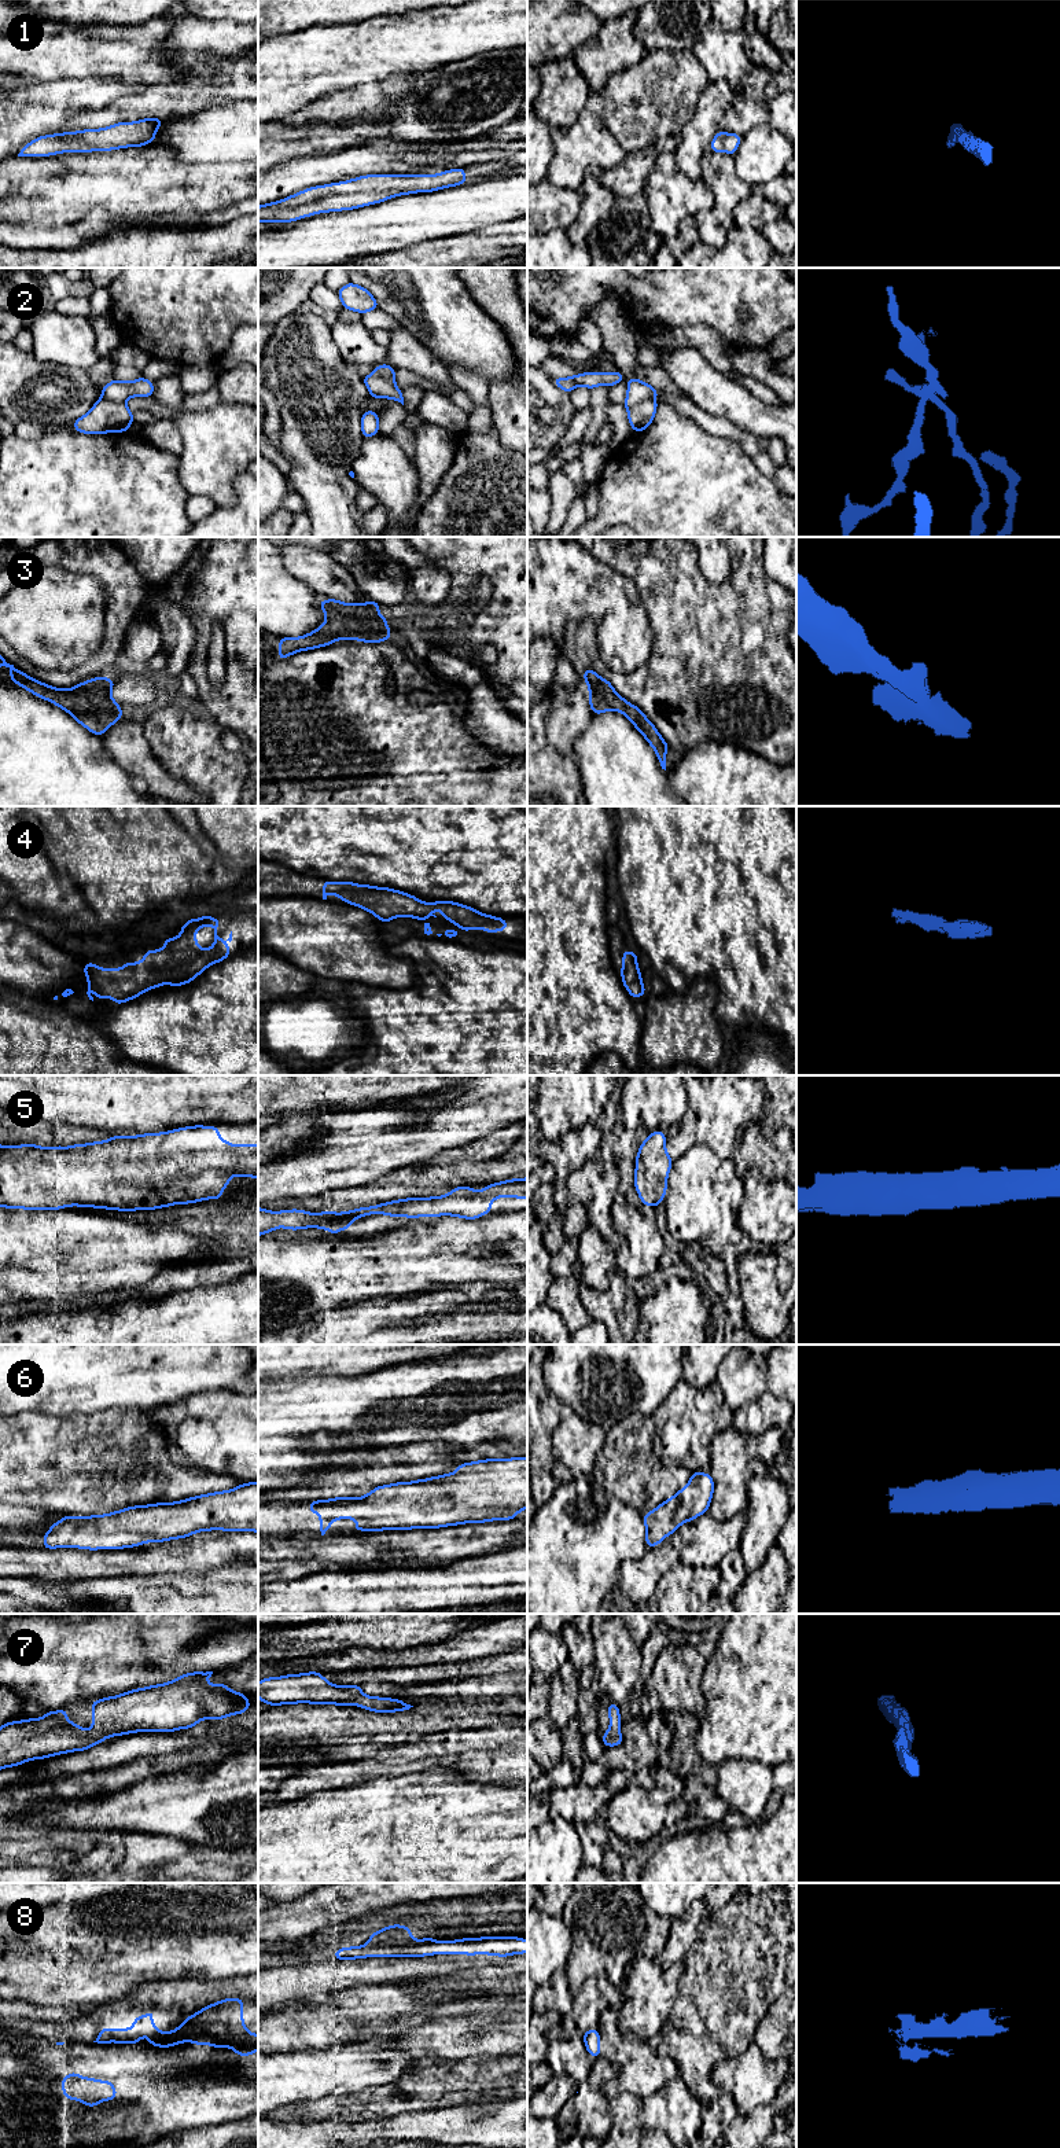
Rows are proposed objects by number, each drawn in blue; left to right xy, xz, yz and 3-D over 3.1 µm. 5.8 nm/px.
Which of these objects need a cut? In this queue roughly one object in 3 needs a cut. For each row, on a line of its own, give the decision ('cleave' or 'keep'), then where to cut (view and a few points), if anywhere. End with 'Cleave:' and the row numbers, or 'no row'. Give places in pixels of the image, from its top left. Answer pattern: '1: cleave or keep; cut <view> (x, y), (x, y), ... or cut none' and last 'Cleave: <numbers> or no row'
1: keep; cut none
2: cleave; cut yz (654, 398), (646, 398), (626, 408)
3: keep; cut none
4: keep; cut none
5: keep; cut none
6: keep; cut none
7: keep; cut none
8: cleave; cut xz (433, 1939), (424, 1944), (370, 1945)
Cleave: 2, 8

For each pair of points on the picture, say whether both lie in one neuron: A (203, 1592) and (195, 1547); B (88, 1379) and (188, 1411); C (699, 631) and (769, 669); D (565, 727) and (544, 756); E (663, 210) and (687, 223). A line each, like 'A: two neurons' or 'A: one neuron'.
A: two neurons
B: two neurons
C: one neuron
D: two neurons
E: two neurons

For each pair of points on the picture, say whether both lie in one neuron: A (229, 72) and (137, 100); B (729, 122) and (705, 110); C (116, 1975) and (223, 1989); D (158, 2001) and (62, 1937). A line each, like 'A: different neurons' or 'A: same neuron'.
A: same neuron
B: different neurons
C: different neurons
D: different neurons

